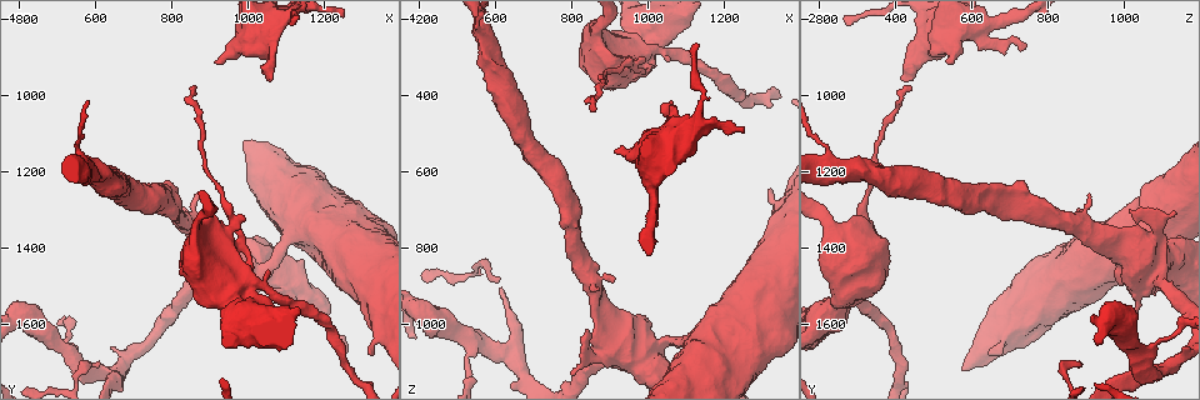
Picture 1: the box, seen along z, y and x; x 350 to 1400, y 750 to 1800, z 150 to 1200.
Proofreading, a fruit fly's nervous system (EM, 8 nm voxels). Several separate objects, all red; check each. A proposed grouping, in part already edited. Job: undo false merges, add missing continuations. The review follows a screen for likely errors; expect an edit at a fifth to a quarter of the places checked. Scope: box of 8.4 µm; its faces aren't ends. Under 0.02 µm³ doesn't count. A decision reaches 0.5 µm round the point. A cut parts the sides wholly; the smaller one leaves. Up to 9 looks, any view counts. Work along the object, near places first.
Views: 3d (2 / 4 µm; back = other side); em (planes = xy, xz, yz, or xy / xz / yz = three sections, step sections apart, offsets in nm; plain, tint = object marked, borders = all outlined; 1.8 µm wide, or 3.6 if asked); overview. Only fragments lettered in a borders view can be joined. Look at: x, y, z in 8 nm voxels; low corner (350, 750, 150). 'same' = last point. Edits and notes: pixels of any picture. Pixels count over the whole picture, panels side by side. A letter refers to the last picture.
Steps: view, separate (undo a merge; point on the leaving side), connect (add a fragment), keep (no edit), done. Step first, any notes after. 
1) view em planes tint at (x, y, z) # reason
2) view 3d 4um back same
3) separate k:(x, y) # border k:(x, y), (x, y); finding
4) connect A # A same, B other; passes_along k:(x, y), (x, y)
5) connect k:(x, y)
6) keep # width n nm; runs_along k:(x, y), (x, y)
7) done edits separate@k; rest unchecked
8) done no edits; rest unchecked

view 3d 4um at (965, 1550, 245) # calibre changes

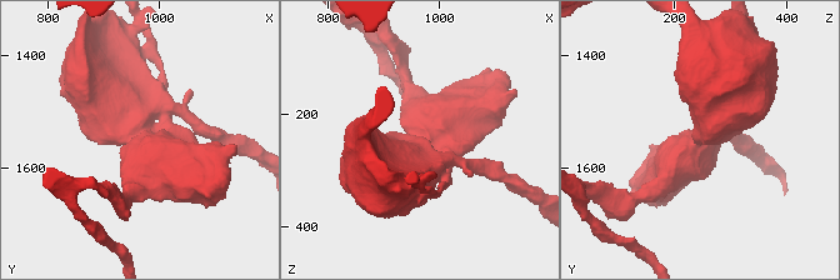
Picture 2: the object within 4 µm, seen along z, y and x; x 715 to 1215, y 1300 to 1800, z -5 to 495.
view em 3.6um planes borders at (970, 1540, 245) # arms 3; arm_widths 360, 600, 850 nm; now the EM

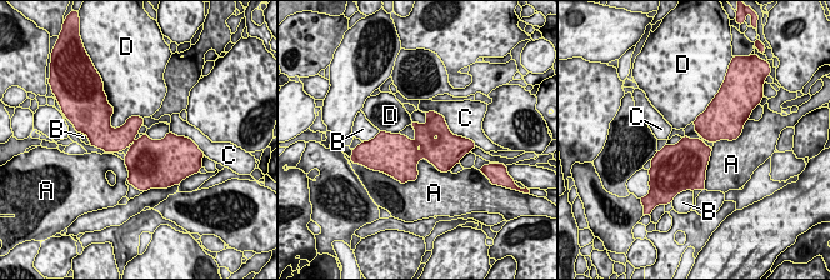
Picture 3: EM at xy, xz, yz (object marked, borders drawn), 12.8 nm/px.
separate 3:(440, 153) # A other, B other, C other, D other; two cells meet here

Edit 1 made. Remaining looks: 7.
view overview

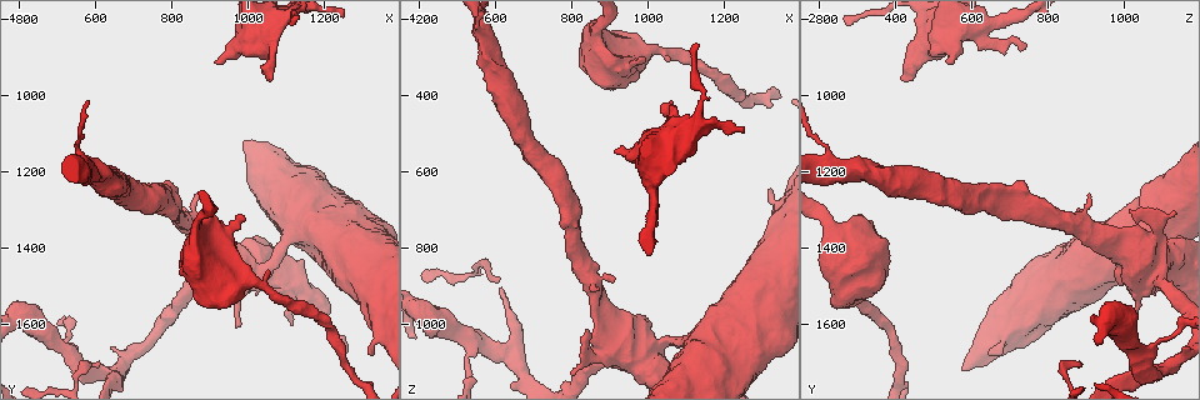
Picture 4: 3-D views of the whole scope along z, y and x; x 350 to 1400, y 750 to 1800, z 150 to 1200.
view em planes plain at (1315, 1675, 650) # an open end

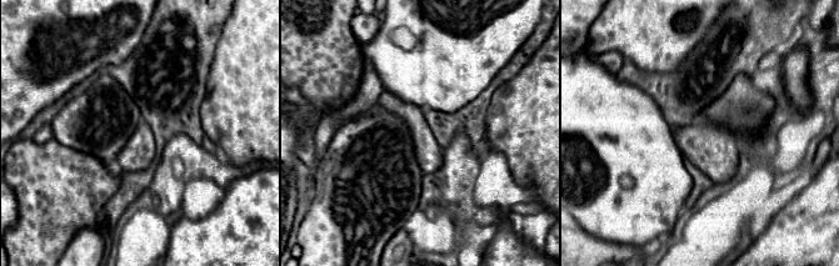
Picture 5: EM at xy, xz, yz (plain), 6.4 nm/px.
view em planes borders same # what lies round it

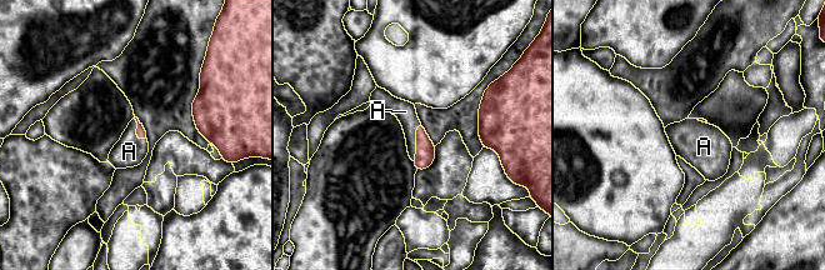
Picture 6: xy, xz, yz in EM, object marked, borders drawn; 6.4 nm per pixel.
connect A # A same; the cell continues

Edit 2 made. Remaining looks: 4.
view em planes tint at (1060, 965, 420) # branch stops here

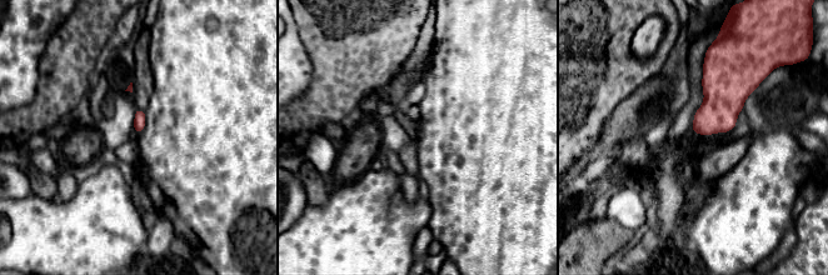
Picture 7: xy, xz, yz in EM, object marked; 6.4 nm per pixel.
view em planes borders same

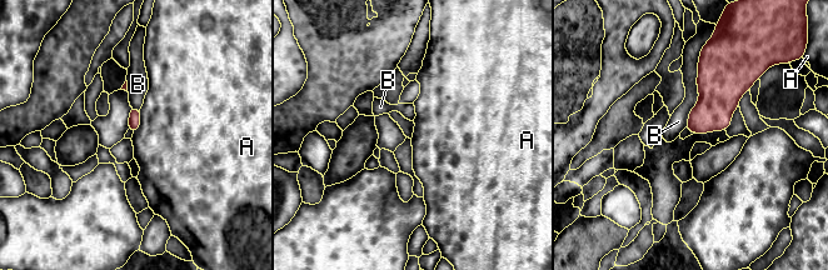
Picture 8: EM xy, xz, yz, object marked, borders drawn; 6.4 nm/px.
keep # longest_contact B 500 nm; A other, B other; border 8:(724, 129), (694, 134); no lettered fragment goes on from it

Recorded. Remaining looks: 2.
view 3d 4um at (865, 1360, 1085) # thick turns thin

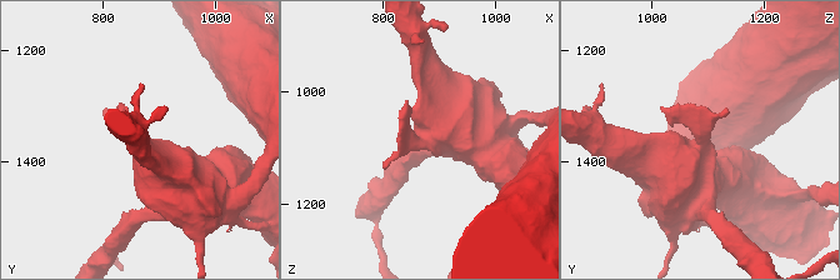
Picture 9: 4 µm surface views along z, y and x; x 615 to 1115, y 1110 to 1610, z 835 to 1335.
view em 3.6um planes borders at (870, 1360, 1085) # now the EM

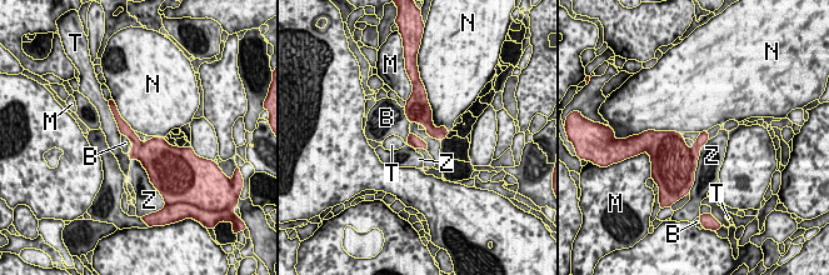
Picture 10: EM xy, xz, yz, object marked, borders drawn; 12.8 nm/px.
separate 10:(154, 155) # B other, M other, N other, T other, Z other; border 10:(143, 143), (134, 146); a second cell is stuck on

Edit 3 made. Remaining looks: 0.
done edits separate@3, connect@6, separate@10; rest unchecked

